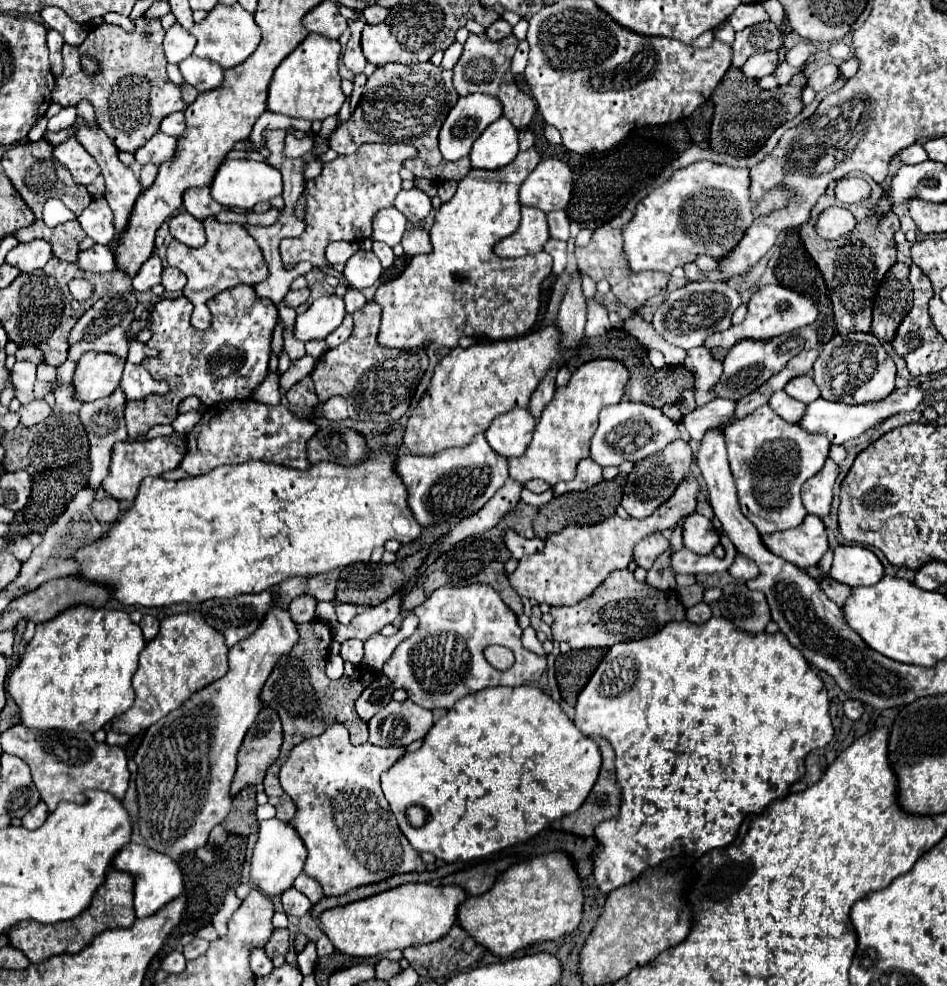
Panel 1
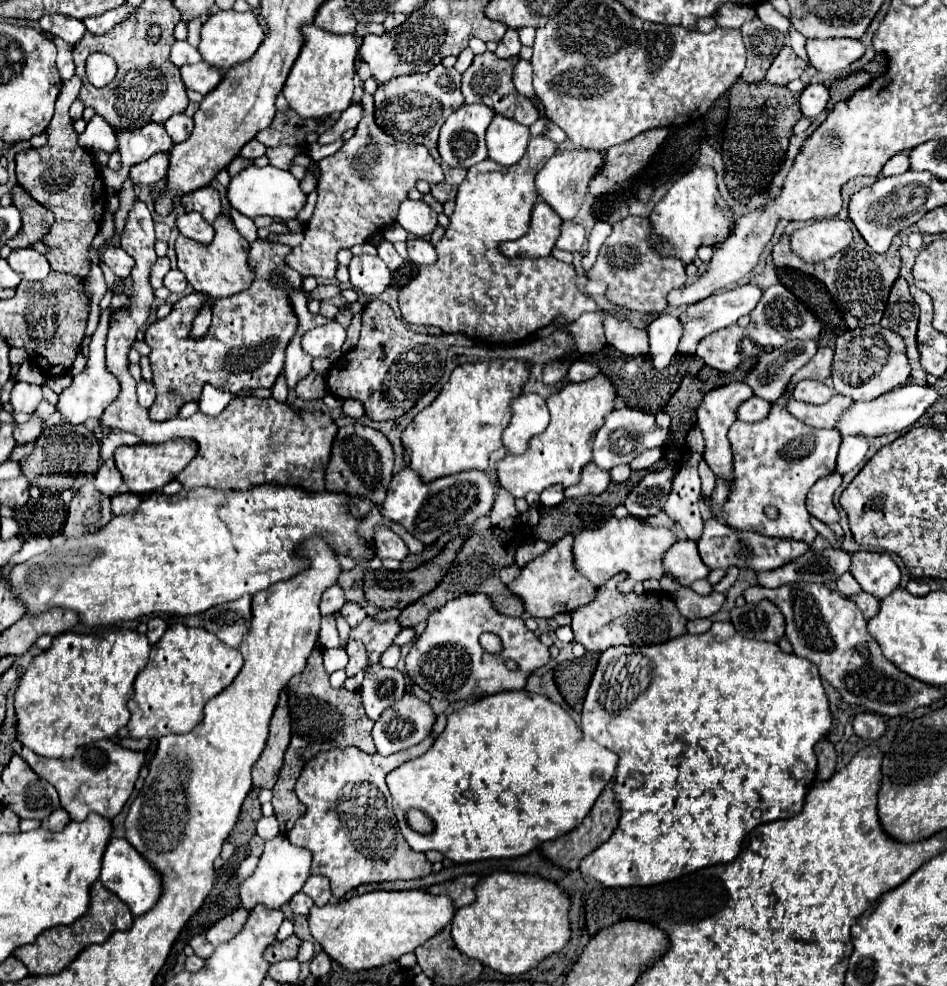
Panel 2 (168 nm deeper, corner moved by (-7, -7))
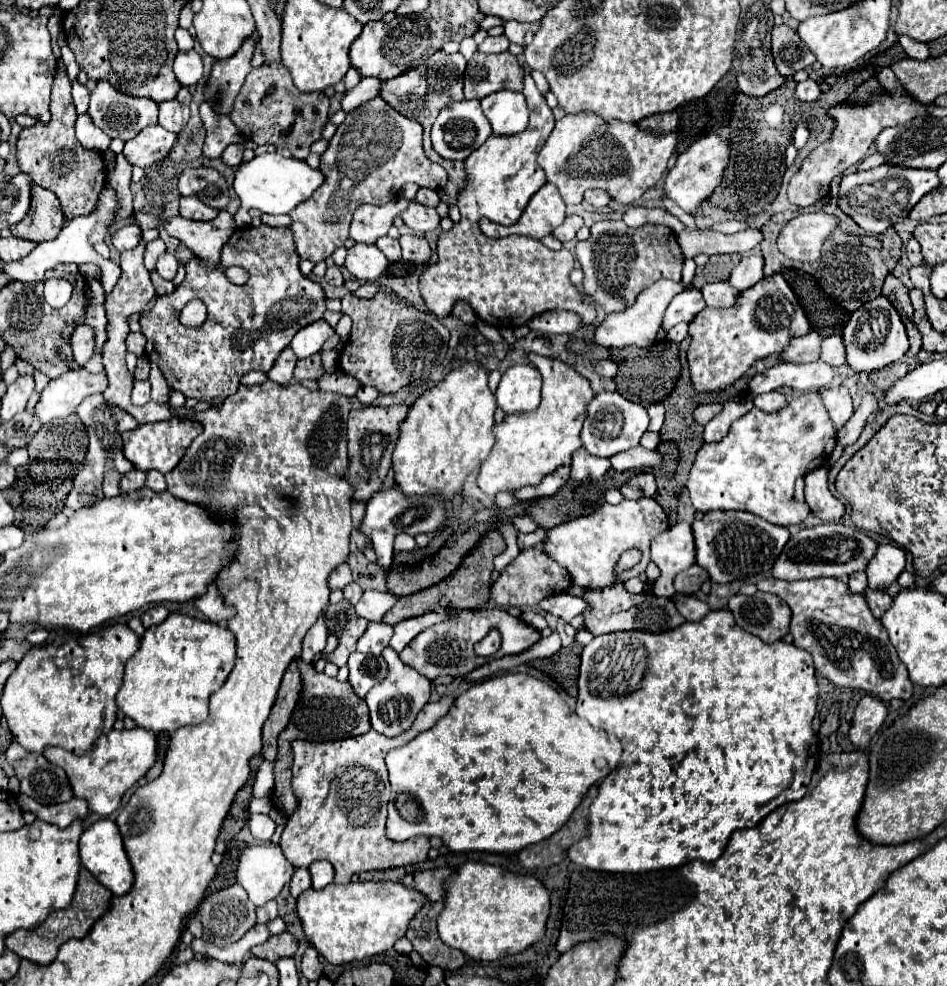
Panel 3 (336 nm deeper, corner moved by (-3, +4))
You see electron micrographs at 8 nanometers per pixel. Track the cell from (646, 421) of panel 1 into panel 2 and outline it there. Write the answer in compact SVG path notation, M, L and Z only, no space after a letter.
M620 408L620 410L612 410L606 418L604 418L604 426L596 432L594 436L594 464L598 464L602 470L610 470L618 464L630 464L638 454L642 454L648 448L662 448L664 444L668 444L672 432L670 430L662 430L656 426L654 416L652 414L644 414L632 408Z

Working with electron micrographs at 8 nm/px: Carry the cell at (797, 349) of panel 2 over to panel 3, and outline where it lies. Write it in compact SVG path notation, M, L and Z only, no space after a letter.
M810 331L808 335L802 335L802 337L792 337L788 347L784 347L784 351L780 353L778 363L810 363L810 361L818 361L820 341L822 341L822 337L816 331Z

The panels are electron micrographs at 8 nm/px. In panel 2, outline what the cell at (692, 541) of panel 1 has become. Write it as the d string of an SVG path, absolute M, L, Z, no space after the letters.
M710 518L708 522L704 522L704 532L698 540L698 552L700 552L700 558L704 560L704 564L710 570L716 570L716 568L728 570L728 568L736 566L736 568L742 568L742 570L750 568L752 572L766 572L766 570L776 570L790 560L796 560L798 556L802 556L808 550L808 544L804 544L804 542L786 540L790 544L792 552L790 552L788 558L784 558L784 556L778 554L778 544L780 542L784 542L784 540L762 536L762 534L756 534L756 532L746 532L746 530L734 530L728 524L722 524L720 520Z

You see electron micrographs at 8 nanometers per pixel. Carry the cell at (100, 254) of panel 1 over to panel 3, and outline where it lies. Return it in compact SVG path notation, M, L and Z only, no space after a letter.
M138 225L122 227L122 229L114 231L110 239L112 239L112 245L122 253L126 249L132 249L140 241L140 227Z

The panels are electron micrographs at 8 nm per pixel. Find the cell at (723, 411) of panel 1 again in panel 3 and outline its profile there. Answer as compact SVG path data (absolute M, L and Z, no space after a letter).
M770 391L770 393L762 393L762 395L754 395L754 405L758 407L758 409L762 409L762 411L776 411L776 409L782 409L786 403L788 403L788 399L782 395L782 393L778 393L778 391Z

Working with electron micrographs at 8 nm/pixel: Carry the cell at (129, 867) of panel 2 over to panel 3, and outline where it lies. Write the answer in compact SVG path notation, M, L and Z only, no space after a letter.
M100 819L90 829L84 831L84 835L80 837L80 859L82 859L82 865L104 887L108 887L114 895L124 895L124 893L128 893L132 889L132 885L134 885L132 865L130 865L130 859L128 859L128 855L124 851L122 837L120 837L120 831L118 831L118 827L116 827L114 821Z

